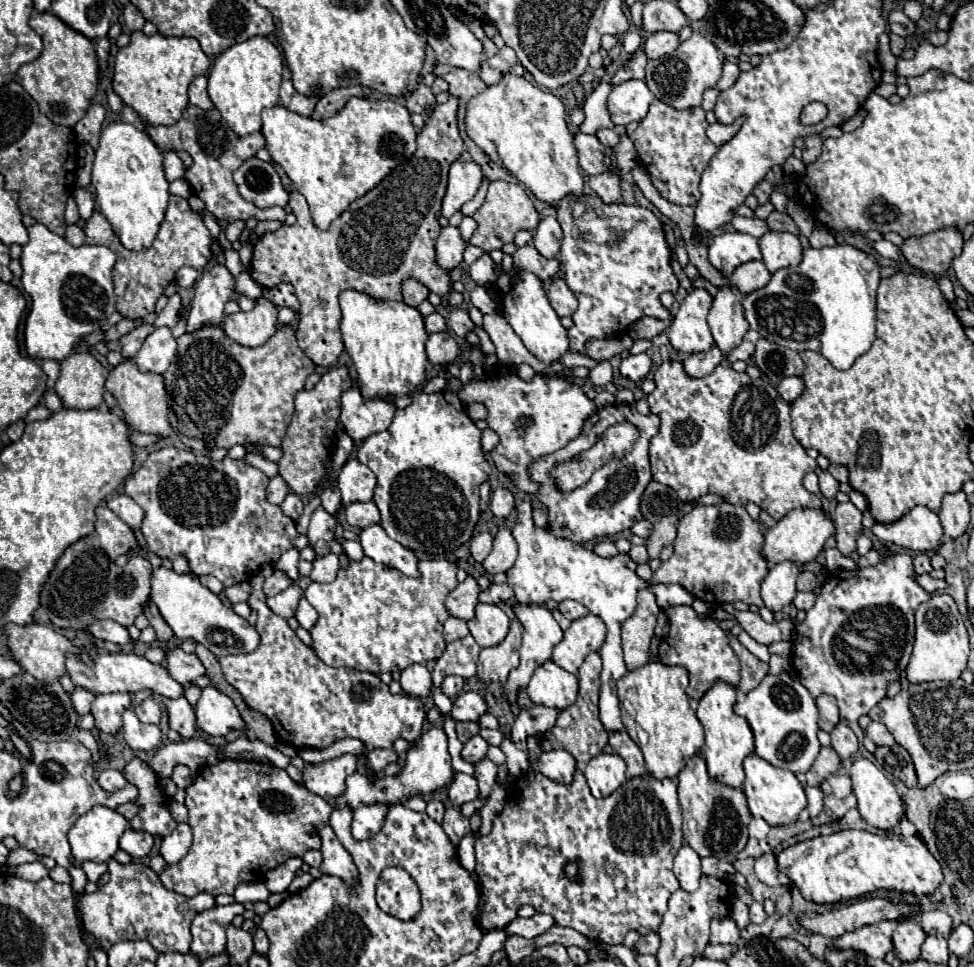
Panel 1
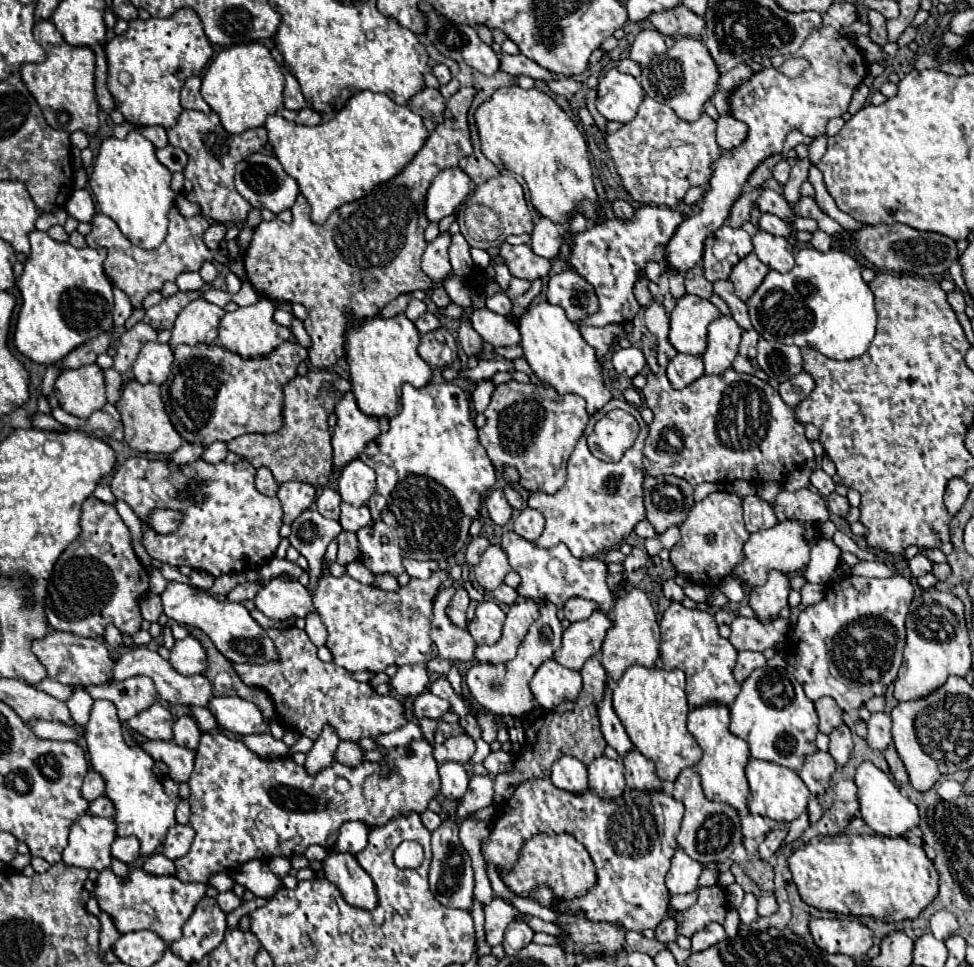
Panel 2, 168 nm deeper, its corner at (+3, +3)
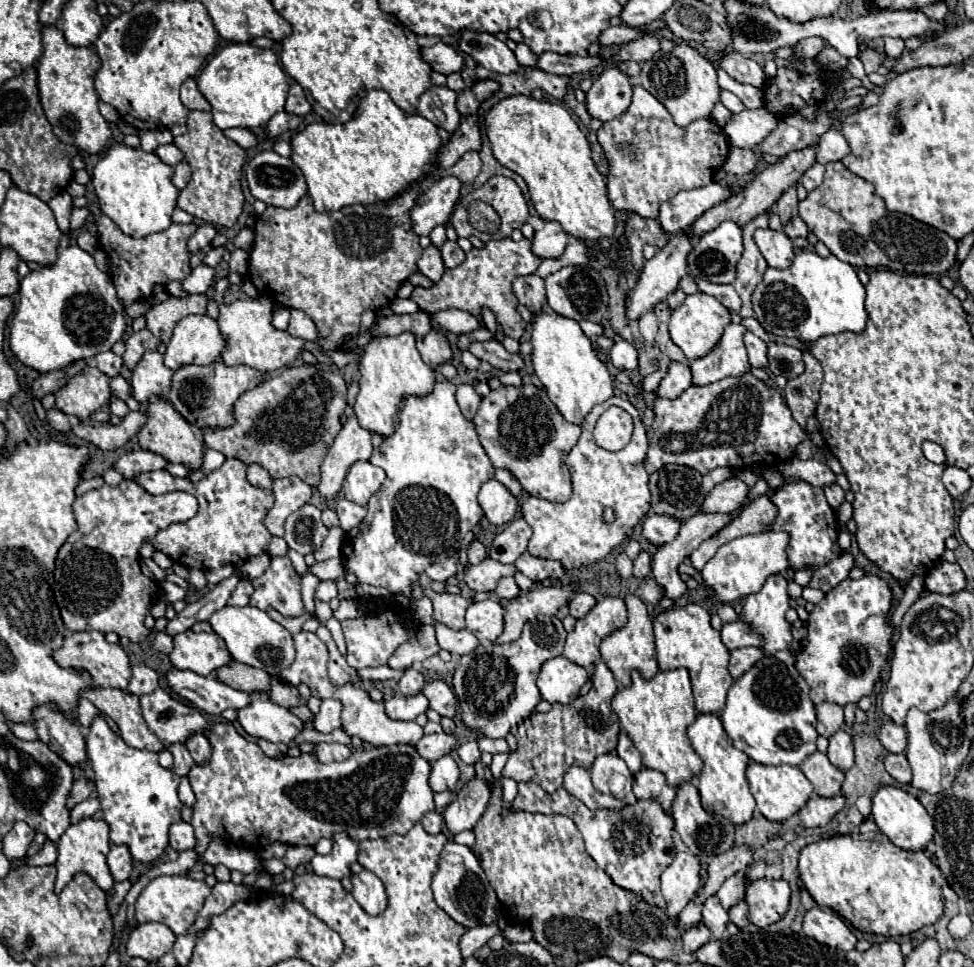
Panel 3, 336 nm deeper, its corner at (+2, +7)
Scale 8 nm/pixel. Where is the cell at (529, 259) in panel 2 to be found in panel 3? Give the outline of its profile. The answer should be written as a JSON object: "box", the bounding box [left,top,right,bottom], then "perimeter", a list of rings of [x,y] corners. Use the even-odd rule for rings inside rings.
{"box":[411,238,541,340],"perimeter":[[[511,238],[489,240],[485,244],[485,248],[473,248],[471,252],[467,252],[467,260],[461,266],[445,270],[443,278],[433,288],[427,290],[427,288],[417,286],[411,294],[411,300],[415,300],[419,304],[419,308],[429,314],[457,308],[457,310],[465,310],[477,318],[479,318],[479,310],[483,306],[489,306],[495,312],[497,322],[501,324],[503,332],[507,336],[519,340],[525,332],[525,322],[519,316],[519,312],[515,310],[517,302],[513,302],[511,282],[515,280],[515,276],[533,274],[539,268],[539,264],[541,264],[541,258],[531,252],[531,240],[527,240],[527,238],[523,238],[519,242],[513,242]]]}

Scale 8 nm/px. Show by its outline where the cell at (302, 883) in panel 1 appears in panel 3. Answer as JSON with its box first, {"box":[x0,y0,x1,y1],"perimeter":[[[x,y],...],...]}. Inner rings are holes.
{"box":[311,834,359,880],"perimeter":[[[333,834],[333,848],[327,856],[315,854],[311,859],[311,868],[319,876],[331,876],[341,880],[343,876],[349,876],[349,866],[357,860],[359,842],[355,842],[349,834]]]}

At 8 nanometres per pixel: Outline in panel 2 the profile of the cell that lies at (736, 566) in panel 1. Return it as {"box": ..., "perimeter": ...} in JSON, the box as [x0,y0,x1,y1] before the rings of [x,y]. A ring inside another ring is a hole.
{"box":[670,492,750,584],"perimeter":[[[714,492],[696,502],[686,522],[680,524],[682,540],[670,550],[670,560],[676,572],[686,574],[698,584],[718,584],[742,562],[742,546],[750,538],[742,518],[742,498],[730,492]]]}

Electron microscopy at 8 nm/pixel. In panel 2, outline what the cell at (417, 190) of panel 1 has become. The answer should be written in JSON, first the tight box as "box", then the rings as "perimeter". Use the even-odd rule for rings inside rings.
{"box":[244,86,476,368],"perimeter":[[[462,86],[446,102],[444,122],[436,126],[436,130],[428,136],[424,148],[412,158],[412,162],[404,168],[404,172],[400,172],[390,182],[374,188],[368,196],[340,206],[328,216],[326,224],[318,226],[310,220],[310,206],[306,198],[300,194],[294,206],[290,208],[292,212],[290,224],[282,222],[280,218],[272,218],[270,222],[264,220],[254,228],[254,238],[244,254],[246,278],[260,296],[288,304],[298,302],[308,310],[304,328],[312,338],[312,348],[308,350],[308,356],[314,366],[328,368],[346,356],[346,330],[354,320],[364,320],[368,316],[378,314],[390,300],[398,298],[400,294],[408,294],[414,290],[430,292],[434,288],[434,282],[430,282],[430,278],[420,268],[420,258],[426,248],[424,230],[428,226],[424,216],[426,190],[440,170],[458,166],[460,158],[468,158],[474,152],[468,128],[468,110],[474,96],[476,88]]]}

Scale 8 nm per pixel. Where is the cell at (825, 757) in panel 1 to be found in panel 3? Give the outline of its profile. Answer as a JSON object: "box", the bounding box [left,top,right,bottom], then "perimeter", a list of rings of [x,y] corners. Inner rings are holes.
{"box":[799,750,845,798],"perimeter":[[[819,750],[813,752],[811,756],[805,758],[805,762],[799,768],[809,778],[809,782],[813,784],[813,788],[819,796],[831,798],[831,796],[839,794],[845,776],[839,768],[835,768],[829,762],[829,758],[823,752],[819,752]]]}

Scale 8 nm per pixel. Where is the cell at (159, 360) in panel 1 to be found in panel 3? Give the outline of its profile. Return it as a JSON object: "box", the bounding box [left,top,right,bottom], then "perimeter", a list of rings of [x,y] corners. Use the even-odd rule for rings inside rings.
{"box":[133,350,173,404],"perimeter":[[[149,350],[143,354],[139,364],[133,370],[133,396],[139,404],[145,404],[149,396],[163,396],[169,390],[173,370],[163,364],[163,354],[157,350]]]}

